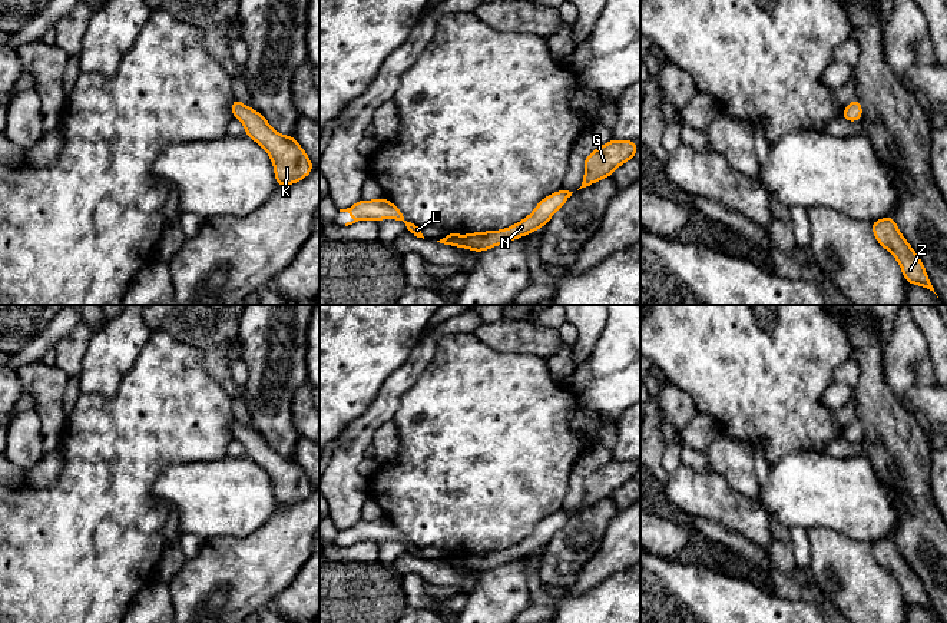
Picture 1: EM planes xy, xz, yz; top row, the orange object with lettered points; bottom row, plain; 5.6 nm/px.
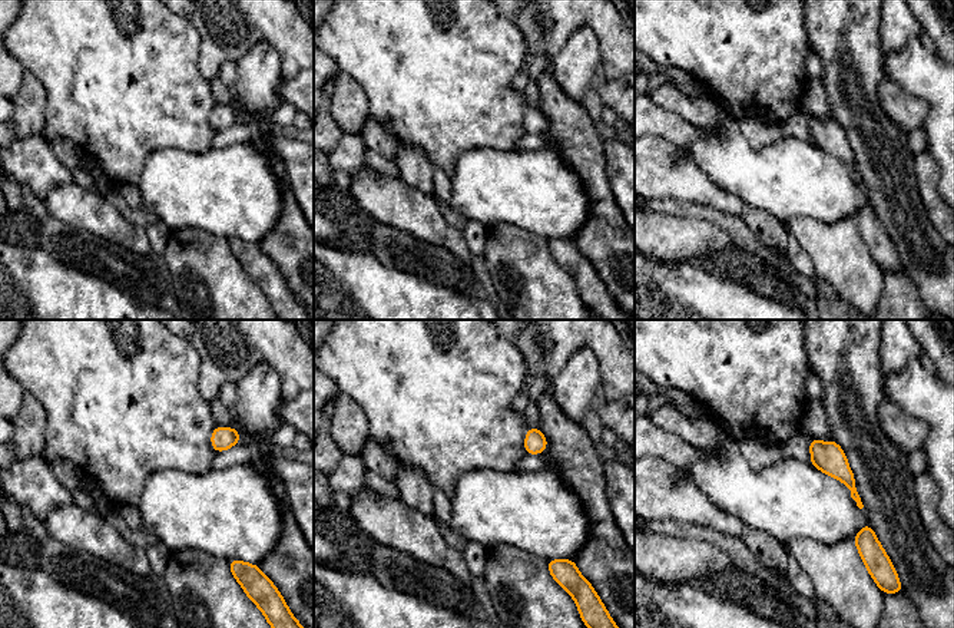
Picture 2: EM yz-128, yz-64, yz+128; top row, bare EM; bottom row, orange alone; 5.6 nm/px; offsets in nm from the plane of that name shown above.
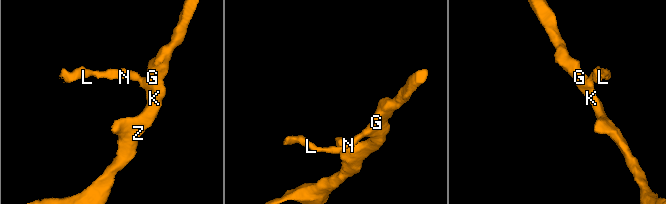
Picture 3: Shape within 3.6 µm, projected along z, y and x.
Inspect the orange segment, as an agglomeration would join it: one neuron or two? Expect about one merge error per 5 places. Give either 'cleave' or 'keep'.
keep

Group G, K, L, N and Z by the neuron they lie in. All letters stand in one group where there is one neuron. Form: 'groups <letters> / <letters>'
groups G K L N Z

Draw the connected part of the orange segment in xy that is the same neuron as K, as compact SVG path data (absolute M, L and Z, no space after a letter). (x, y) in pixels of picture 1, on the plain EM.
M239 420L231 424L232 437L245 447L245 457L261 465L272 481L277 508L297 504L312 491L312 483L294 457L274 451L264 435Z

